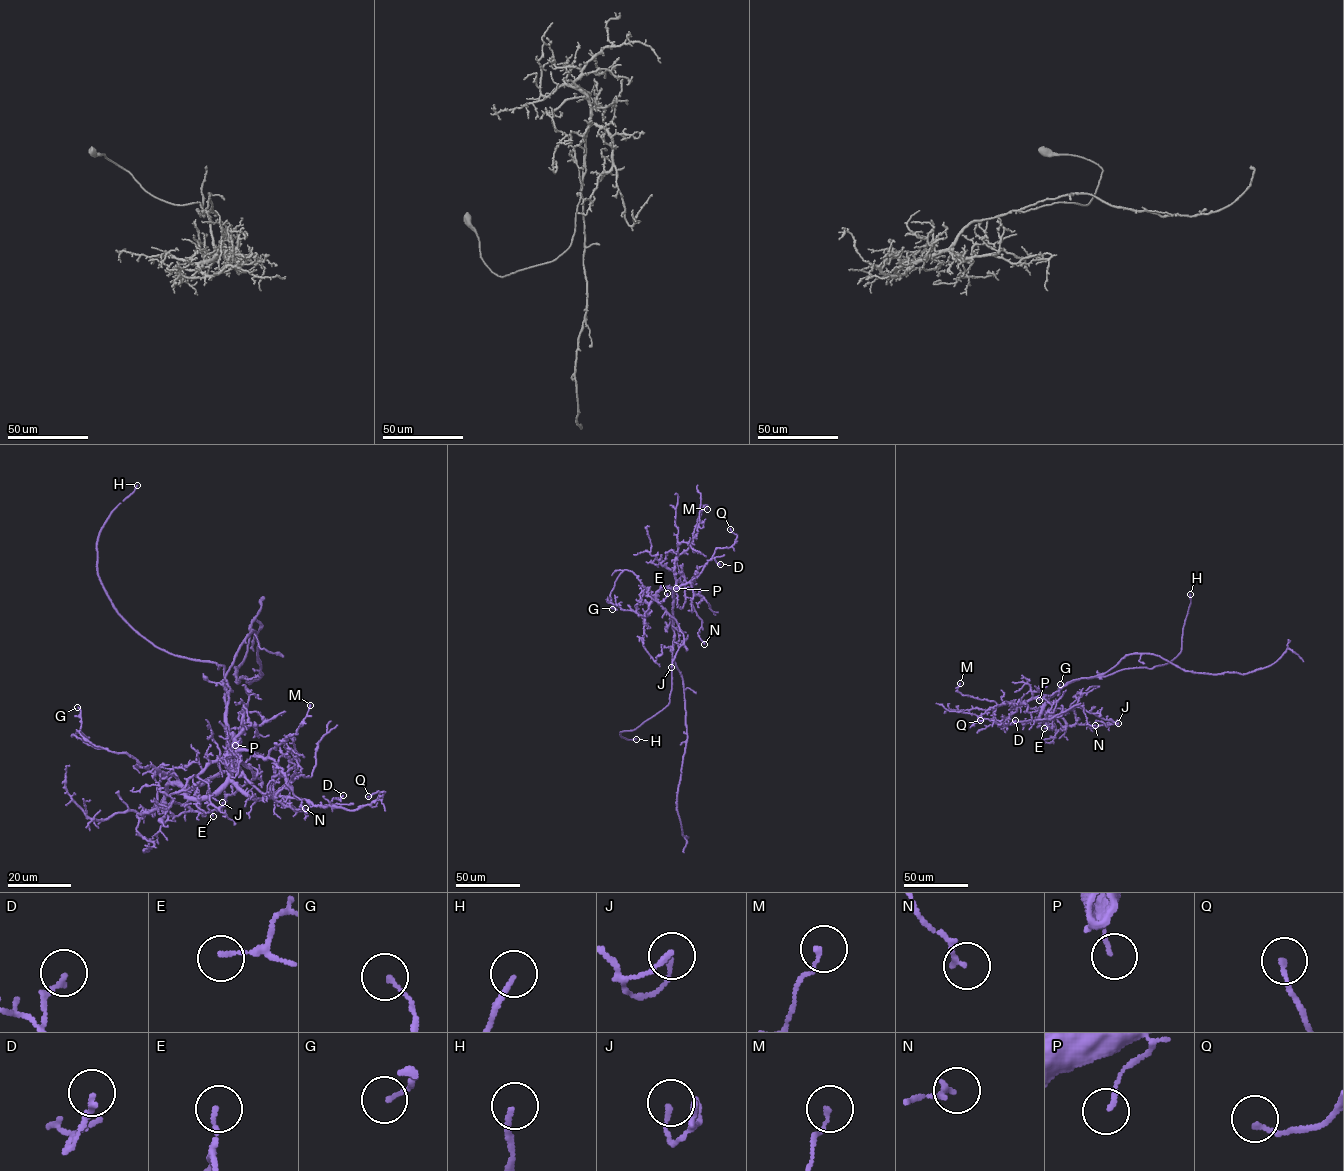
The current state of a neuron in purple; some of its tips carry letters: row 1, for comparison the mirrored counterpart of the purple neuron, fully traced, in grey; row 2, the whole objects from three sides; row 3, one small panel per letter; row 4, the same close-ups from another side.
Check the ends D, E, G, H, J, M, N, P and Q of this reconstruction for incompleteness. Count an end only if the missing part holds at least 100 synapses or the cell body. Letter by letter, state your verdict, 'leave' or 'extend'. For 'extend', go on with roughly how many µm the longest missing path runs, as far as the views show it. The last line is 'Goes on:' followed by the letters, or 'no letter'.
D: leave
E: leave
G: leave
H: extend; about 45 µm are missing
J: leave
M: leave
N: leave
P: leave
Q: leave
Goes on: H

